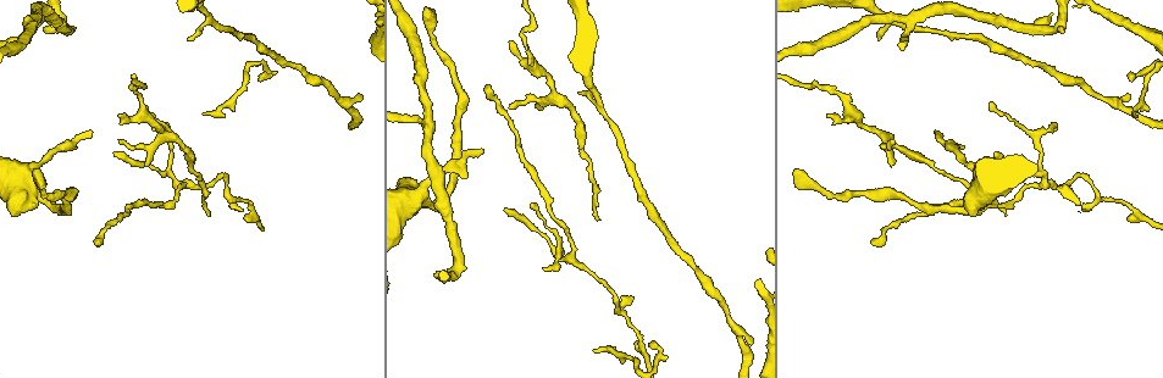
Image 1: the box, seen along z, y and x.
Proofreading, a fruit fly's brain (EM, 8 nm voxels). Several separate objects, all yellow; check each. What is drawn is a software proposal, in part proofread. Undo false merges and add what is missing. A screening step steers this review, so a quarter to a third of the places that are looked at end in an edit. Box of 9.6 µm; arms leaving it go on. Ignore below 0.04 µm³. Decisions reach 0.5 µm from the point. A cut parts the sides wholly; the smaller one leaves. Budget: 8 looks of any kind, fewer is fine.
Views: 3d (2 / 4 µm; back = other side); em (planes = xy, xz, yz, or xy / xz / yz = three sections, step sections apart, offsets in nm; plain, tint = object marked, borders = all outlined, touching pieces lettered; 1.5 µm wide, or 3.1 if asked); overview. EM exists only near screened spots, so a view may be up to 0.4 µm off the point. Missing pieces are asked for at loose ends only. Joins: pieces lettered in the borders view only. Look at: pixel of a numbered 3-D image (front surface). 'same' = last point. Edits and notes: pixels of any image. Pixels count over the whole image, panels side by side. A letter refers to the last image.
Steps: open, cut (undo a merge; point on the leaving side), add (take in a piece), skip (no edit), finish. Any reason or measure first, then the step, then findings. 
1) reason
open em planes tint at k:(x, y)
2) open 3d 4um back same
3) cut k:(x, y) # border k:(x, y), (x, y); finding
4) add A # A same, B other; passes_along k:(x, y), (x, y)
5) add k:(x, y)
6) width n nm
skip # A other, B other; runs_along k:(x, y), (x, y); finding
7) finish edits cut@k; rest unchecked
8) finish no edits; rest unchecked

free end
open em planes plain at 1:(153, 131)

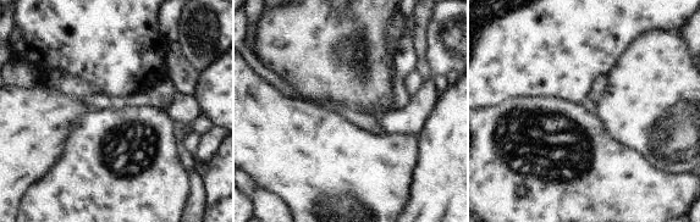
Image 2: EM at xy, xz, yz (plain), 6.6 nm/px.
open em planes borders same

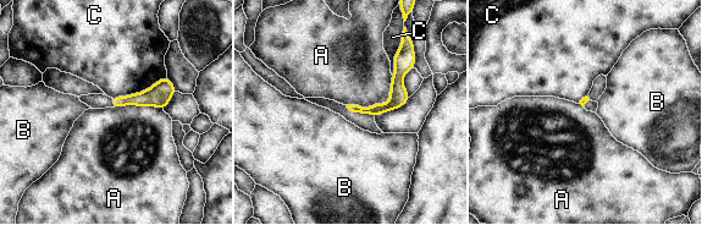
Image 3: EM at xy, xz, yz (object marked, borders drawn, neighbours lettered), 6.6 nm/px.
skip # A other, B other, C other; runs_along 3:(409, 66), (387, 106), (353, 108); none of them fits

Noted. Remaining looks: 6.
open em planes tint at 1:(1004, 213)

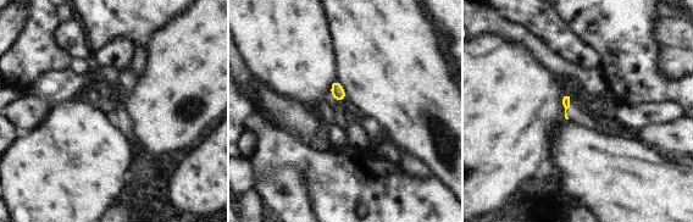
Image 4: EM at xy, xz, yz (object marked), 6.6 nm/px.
see the neighbours
open em planes borders same

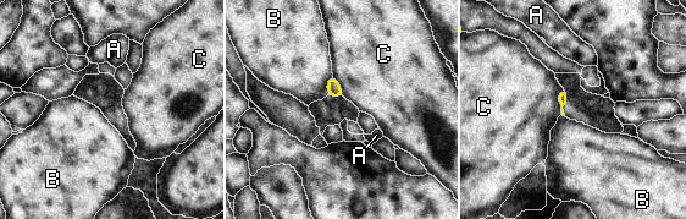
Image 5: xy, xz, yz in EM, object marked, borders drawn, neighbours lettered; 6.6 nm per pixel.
skip # A other, B other, C other; border 5:(564, 92), (559, 96), (562, 114); no lettered piece goes on from it

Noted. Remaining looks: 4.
long arm stops here
open 3d 4um at 1:(482, 151)

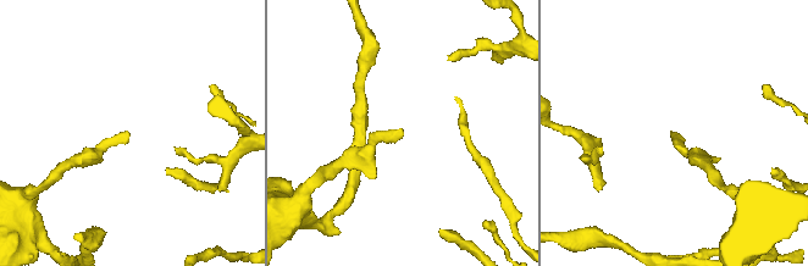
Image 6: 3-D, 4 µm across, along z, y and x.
open em planes borders at 6:(130, 134)

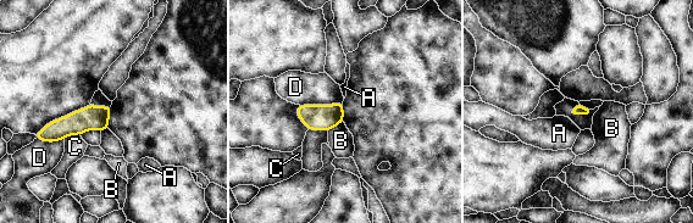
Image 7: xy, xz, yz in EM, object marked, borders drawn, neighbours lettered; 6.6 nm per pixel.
skip # A other, B other, C other, D other; border 7:(342, 101), (299, 105); no lettered piece goes on from it

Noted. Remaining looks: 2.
an open end
open em xz step 4 borders at 1:(538, 106)

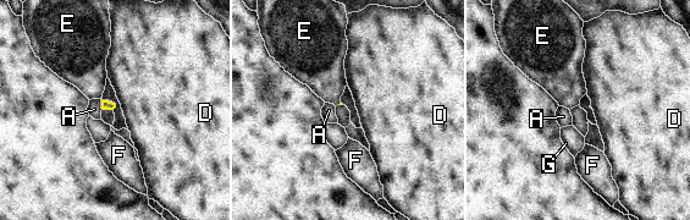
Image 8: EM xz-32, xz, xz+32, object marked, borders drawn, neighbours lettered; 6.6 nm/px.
cut it another way
open em planes borders same

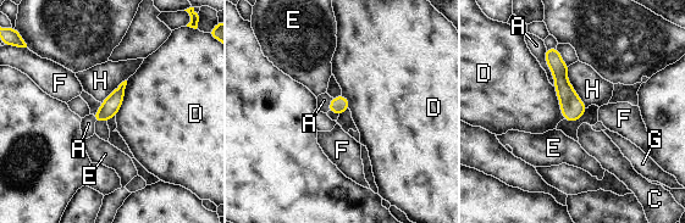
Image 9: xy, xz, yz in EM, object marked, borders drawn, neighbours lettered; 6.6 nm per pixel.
add 9:(101, 129) # A other, C same, D other, E other, F other, G other, H other; passes_along 9:(109, 107), (101, 121), (101, 129); the neuron continues

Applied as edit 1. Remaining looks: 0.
finish edits add@9; rest unchecked

